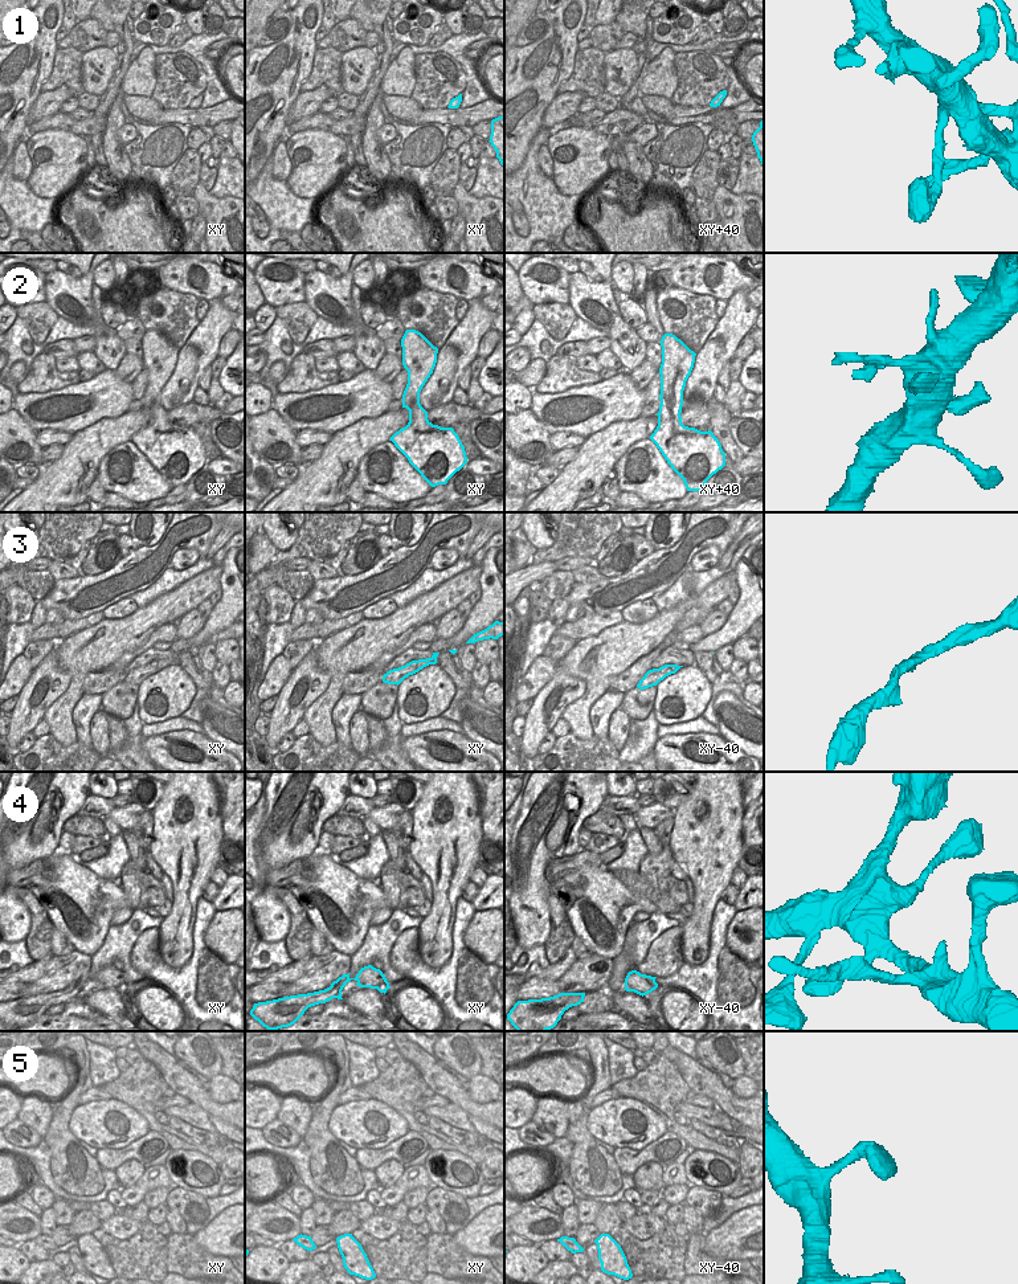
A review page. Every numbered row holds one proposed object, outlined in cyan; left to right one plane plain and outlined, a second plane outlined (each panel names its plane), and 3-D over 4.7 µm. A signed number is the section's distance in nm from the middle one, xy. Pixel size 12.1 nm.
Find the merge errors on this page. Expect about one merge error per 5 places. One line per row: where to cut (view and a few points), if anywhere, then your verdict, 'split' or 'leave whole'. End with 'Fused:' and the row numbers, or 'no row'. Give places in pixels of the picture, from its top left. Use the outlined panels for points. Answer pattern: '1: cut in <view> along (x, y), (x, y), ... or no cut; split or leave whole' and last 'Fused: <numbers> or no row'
1: no cut; leave whole
2: no cut; leave whole
3: no cut; leave whole
4: no cut; leave whole
5: no cut; leave whole
Fused: no row

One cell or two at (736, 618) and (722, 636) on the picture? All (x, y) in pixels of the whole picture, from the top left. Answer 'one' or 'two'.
one

